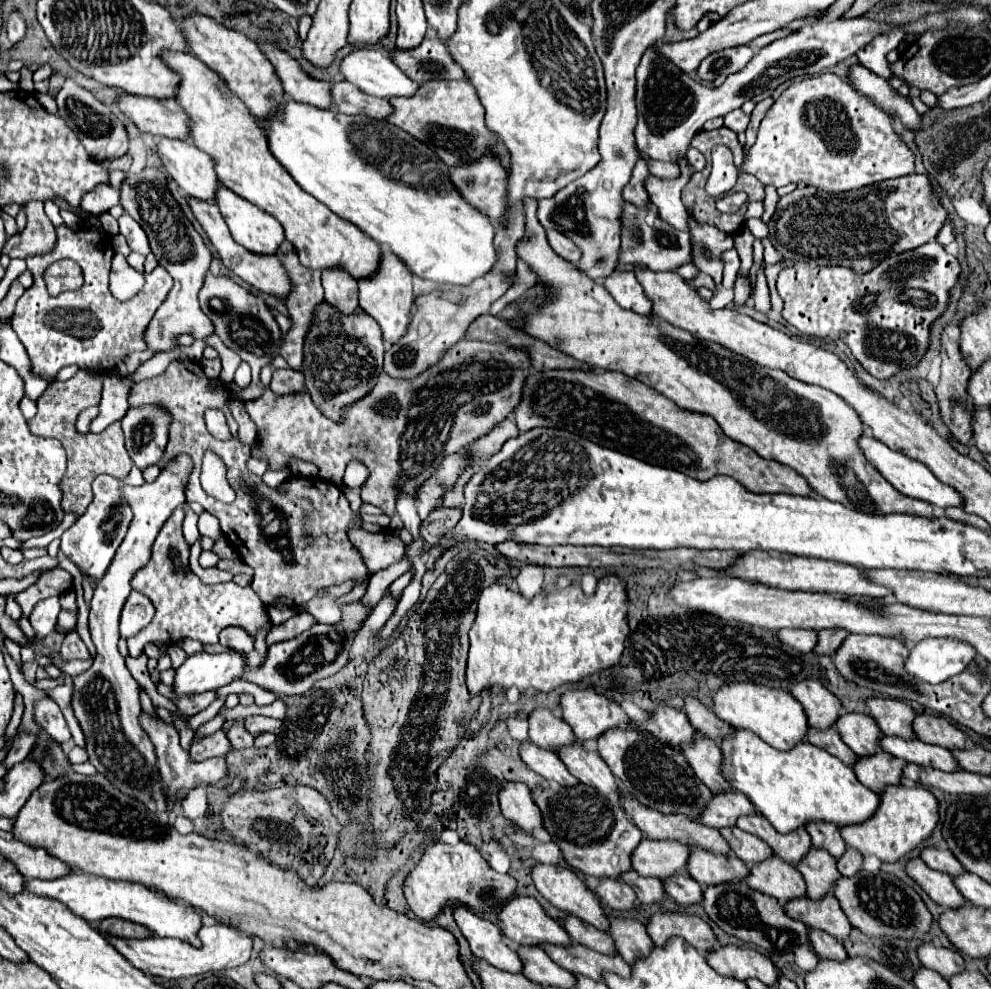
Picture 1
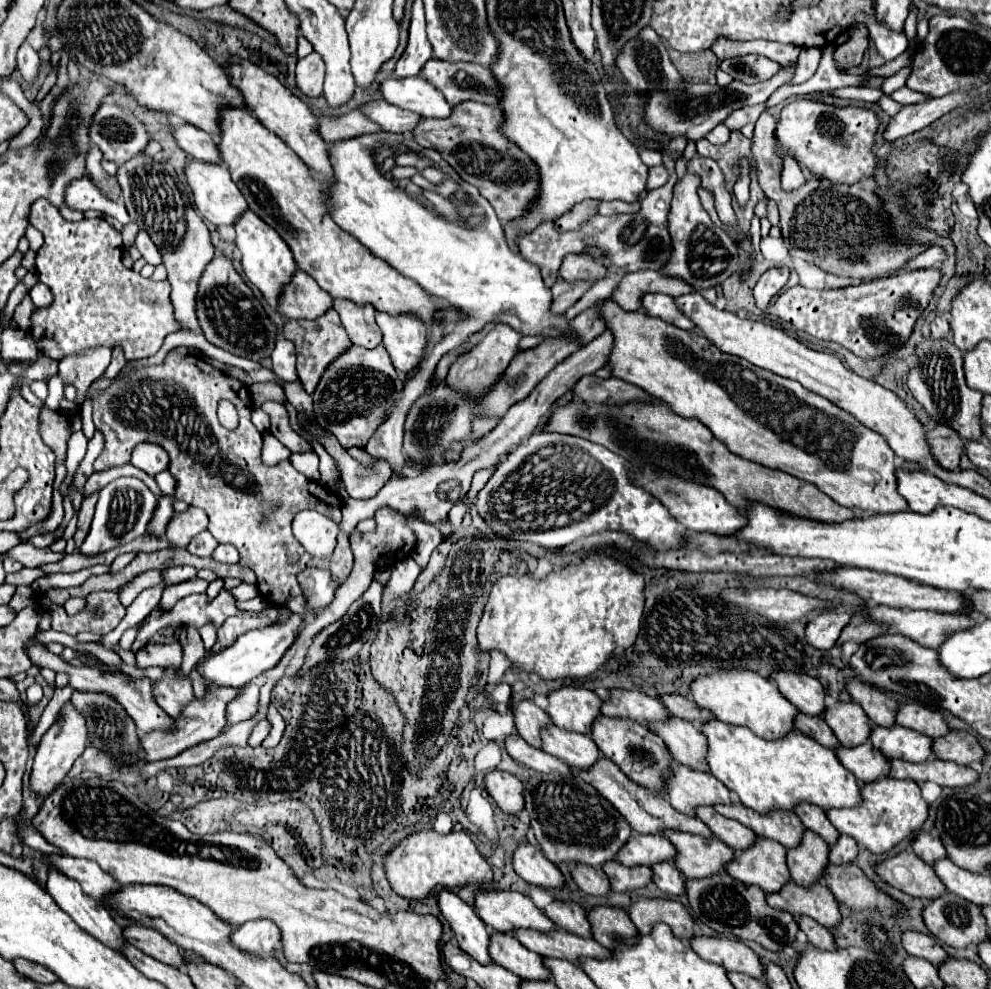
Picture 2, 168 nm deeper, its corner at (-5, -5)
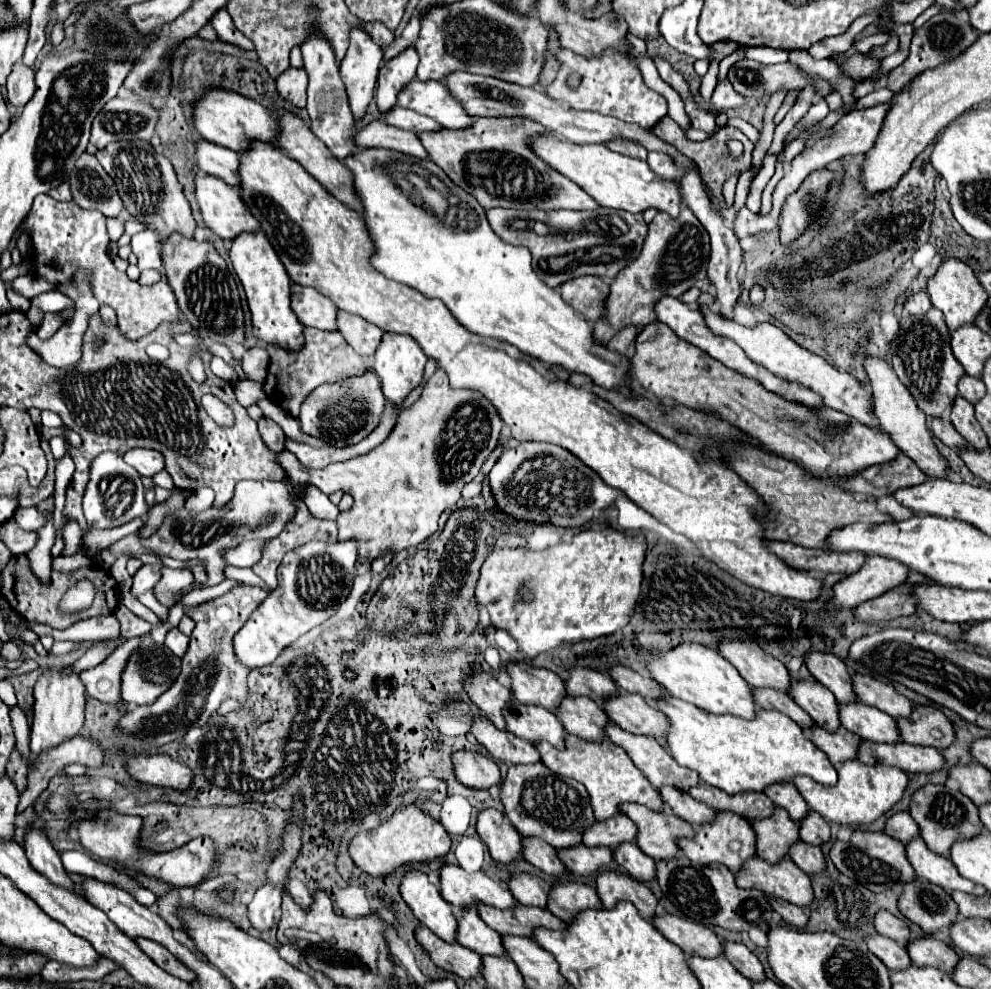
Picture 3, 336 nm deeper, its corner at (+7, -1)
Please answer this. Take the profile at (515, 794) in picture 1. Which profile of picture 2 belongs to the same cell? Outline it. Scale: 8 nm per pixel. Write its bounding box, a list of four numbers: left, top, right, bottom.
[485,771,523,813]

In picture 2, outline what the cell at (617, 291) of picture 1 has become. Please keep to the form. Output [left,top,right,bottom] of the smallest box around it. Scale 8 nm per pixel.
[641,293,695,331]

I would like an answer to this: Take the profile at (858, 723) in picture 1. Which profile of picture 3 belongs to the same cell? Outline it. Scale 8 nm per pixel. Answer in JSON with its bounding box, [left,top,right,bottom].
[789,681,841,731]

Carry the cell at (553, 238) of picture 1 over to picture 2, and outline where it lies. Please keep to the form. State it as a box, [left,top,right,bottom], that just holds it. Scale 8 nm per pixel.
[561,255,607,283]

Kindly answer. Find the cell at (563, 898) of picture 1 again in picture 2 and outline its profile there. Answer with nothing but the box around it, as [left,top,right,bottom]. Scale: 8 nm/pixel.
[513,841,563,887]

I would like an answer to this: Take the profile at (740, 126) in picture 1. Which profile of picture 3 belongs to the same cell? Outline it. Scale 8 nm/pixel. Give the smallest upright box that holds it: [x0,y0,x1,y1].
[711,81,749,113]

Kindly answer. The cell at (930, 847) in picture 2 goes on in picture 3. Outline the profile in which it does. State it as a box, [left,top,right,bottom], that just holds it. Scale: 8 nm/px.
[885,813,921,845]

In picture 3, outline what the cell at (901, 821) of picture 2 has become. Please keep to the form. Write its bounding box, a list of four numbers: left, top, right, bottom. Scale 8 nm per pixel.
[793,759,909,827]

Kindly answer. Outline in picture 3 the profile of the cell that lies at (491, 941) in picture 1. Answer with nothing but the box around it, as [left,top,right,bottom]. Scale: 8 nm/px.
[401,871,457,943]

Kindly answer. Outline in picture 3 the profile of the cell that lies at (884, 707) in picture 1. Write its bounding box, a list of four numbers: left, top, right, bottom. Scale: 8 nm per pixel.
[805,653,857,705]

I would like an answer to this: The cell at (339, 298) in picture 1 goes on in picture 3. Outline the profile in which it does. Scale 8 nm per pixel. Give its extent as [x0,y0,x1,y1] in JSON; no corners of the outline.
[337,311,383,357]

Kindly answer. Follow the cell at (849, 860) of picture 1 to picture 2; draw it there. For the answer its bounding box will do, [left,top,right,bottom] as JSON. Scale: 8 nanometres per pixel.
[829,835,857,865]

